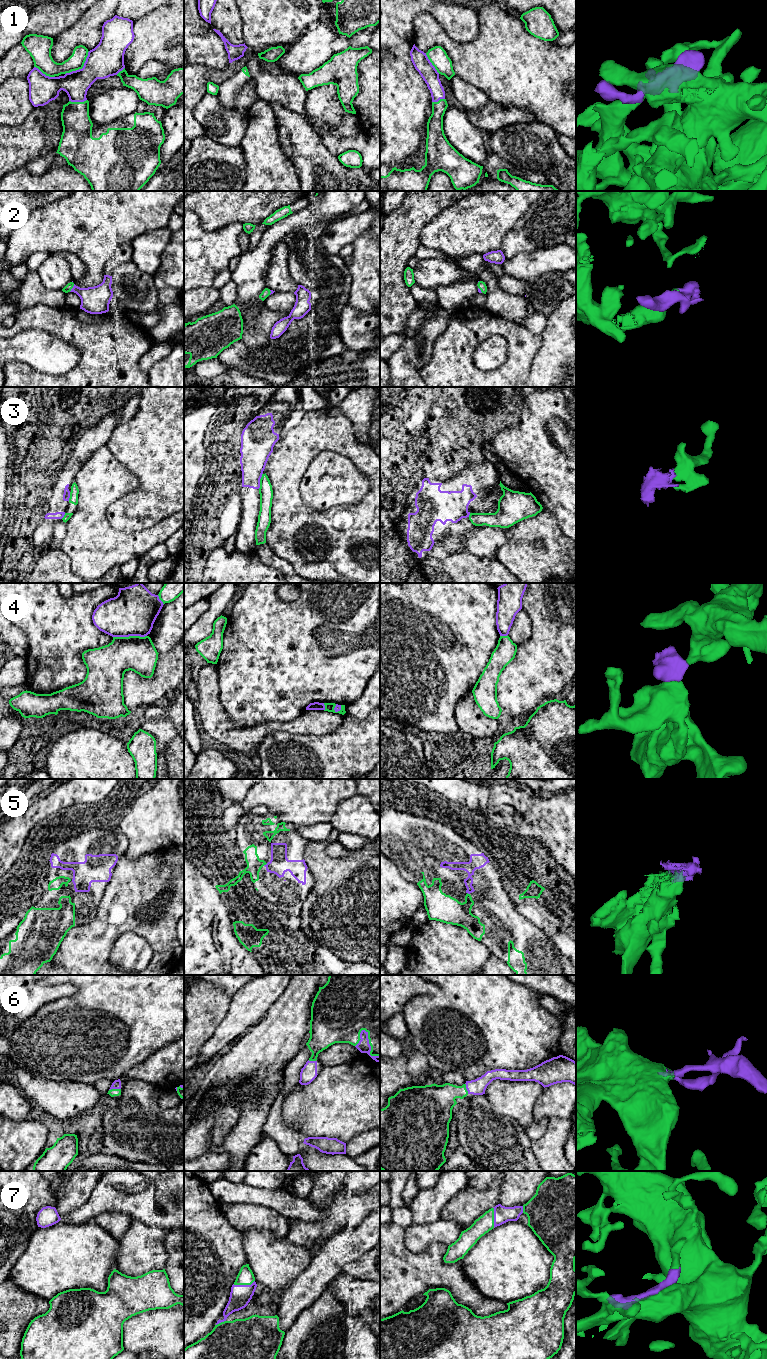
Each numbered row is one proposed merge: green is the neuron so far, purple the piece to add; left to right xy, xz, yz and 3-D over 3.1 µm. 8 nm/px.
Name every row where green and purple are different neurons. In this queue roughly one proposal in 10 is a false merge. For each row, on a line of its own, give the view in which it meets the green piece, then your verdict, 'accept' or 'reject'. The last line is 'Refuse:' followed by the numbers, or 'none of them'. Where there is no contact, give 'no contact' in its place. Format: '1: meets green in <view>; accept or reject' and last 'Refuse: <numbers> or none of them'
1: meets green in xy; accept
2: meets green in xy; accept
3: meets green in xz; reject
4: meets green in xy; reject
5: meets green in xz; accept
6: meets green in xz; accept
7: meets green in xz; accept
Refuse: 3, 4

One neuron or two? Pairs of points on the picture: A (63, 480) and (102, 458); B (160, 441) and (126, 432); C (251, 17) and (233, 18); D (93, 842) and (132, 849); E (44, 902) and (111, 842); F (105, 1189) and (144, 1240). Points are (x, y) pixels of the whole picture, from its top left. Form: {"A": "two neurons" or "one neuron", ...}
{"A": "two neurons", "B": "one neuron", "C": "two neurons", "D": "two neurons", "E": "one neuron", "F": "two neurons"}

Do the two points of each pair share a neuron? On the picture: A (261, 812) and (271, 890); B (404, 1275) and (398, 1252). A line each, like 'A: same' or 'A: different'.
A: same
B: same

